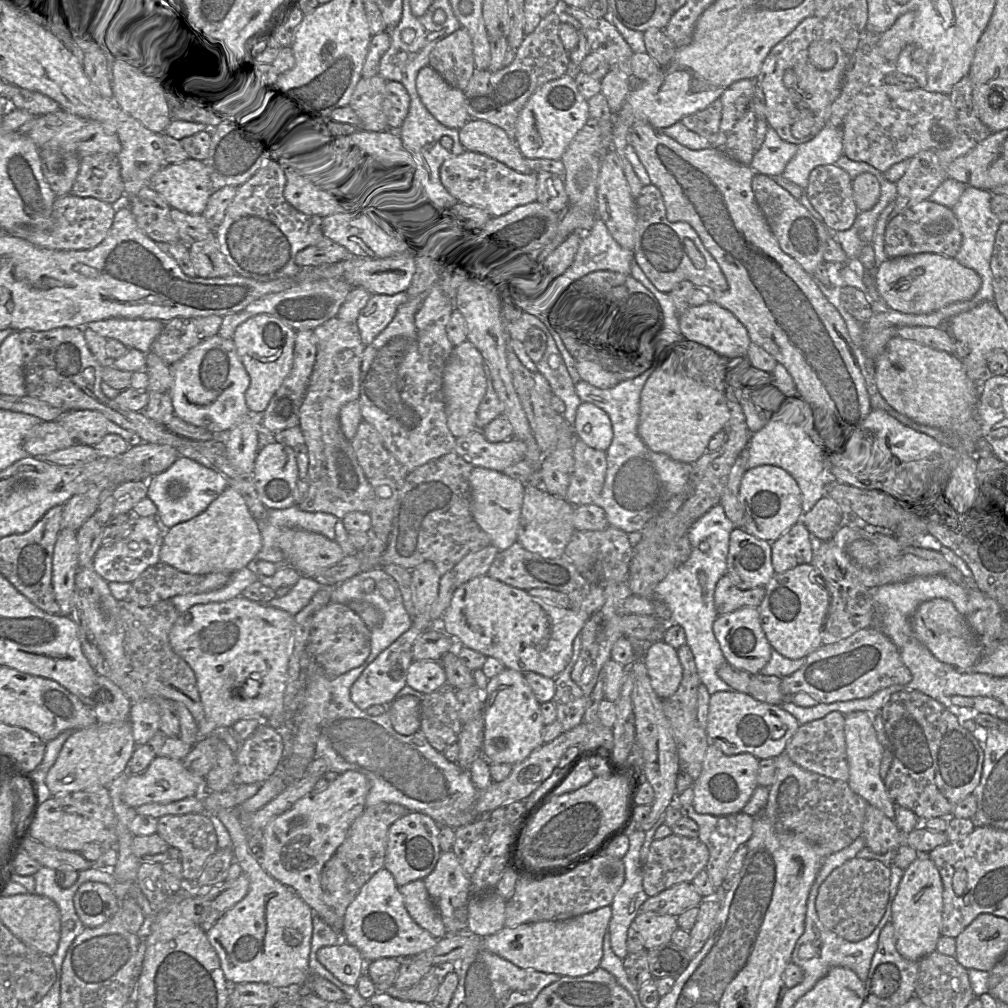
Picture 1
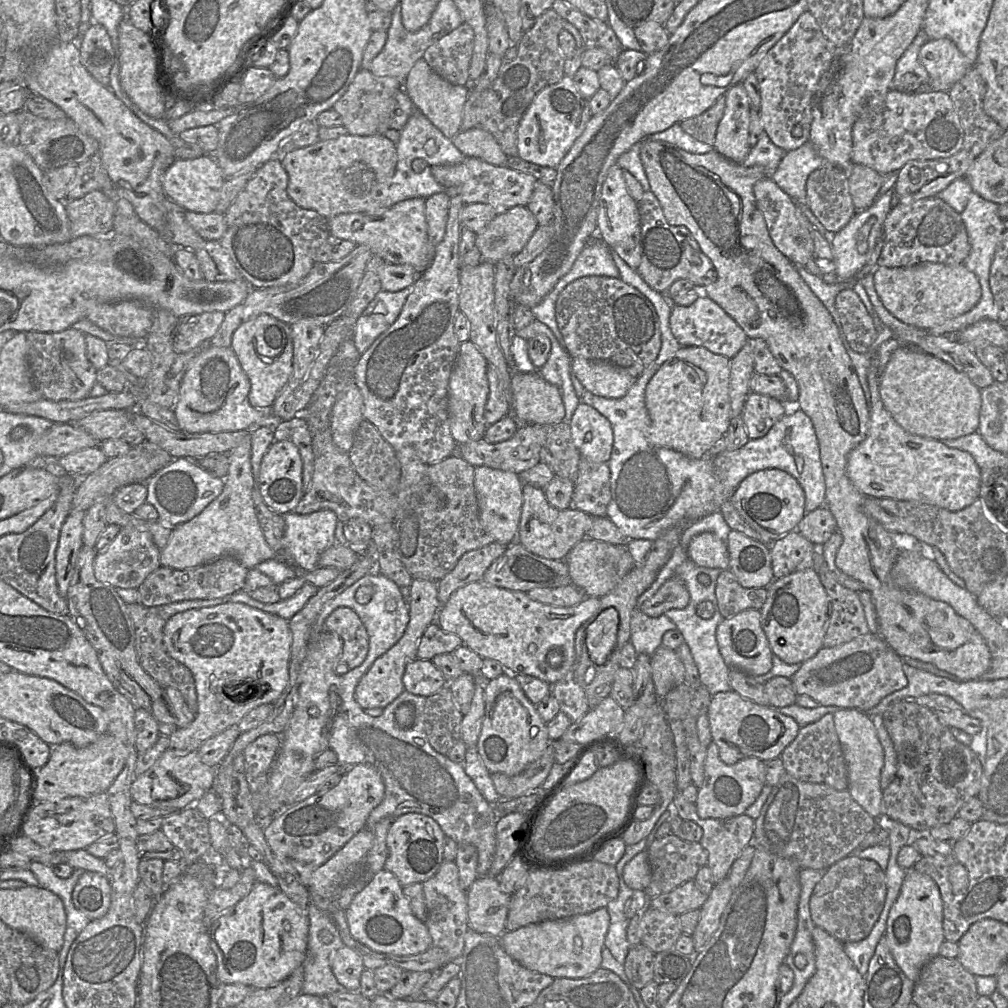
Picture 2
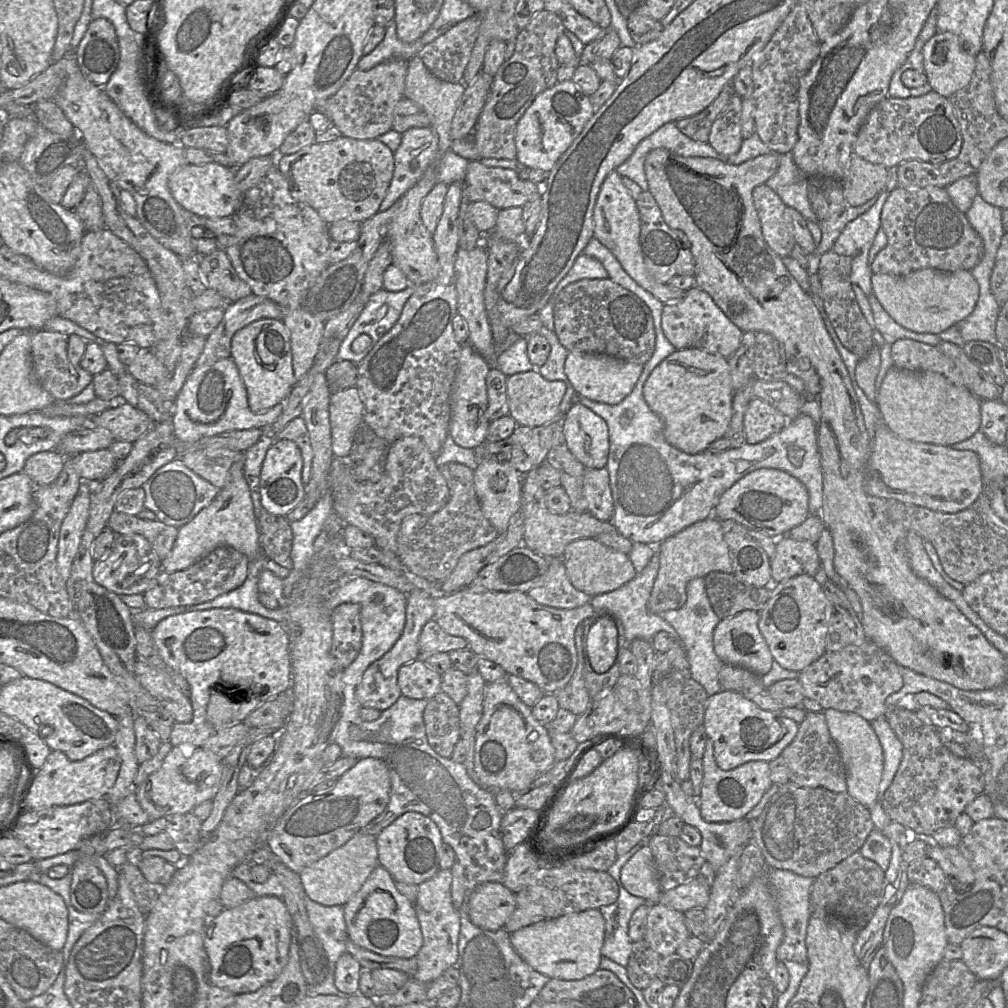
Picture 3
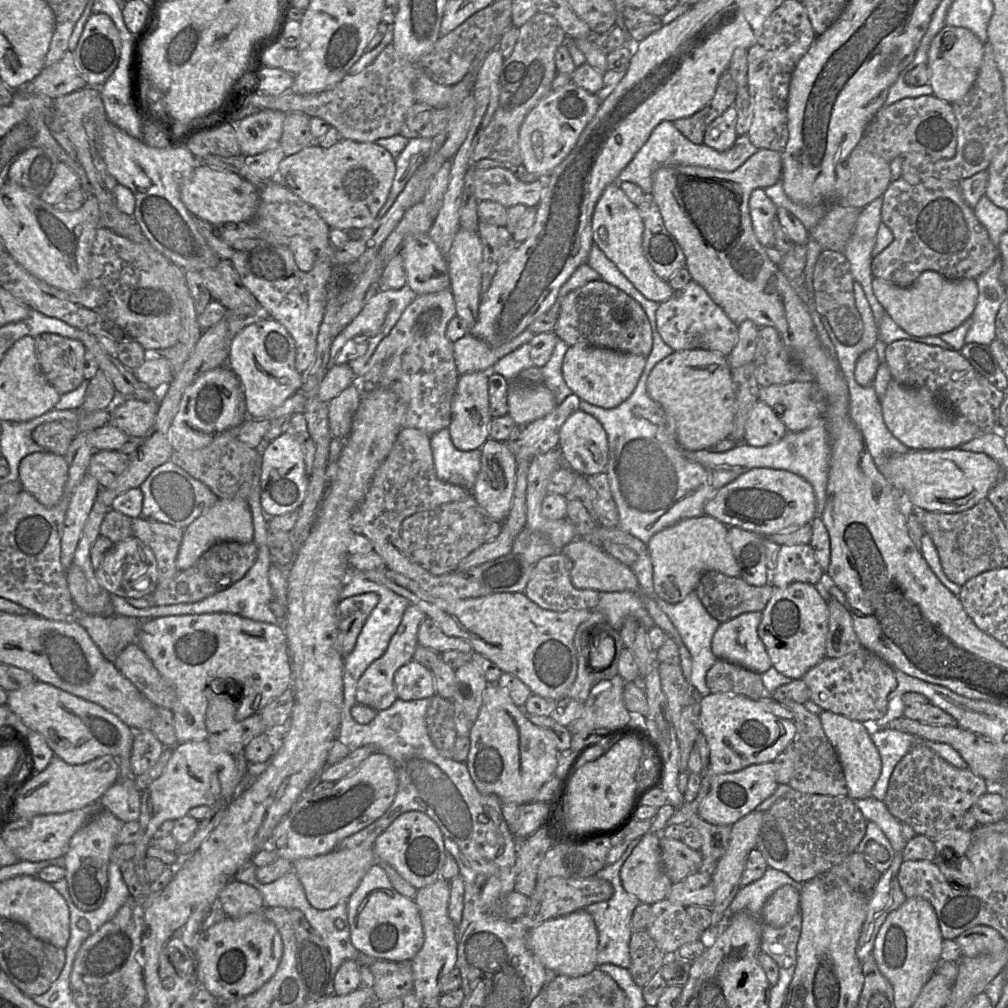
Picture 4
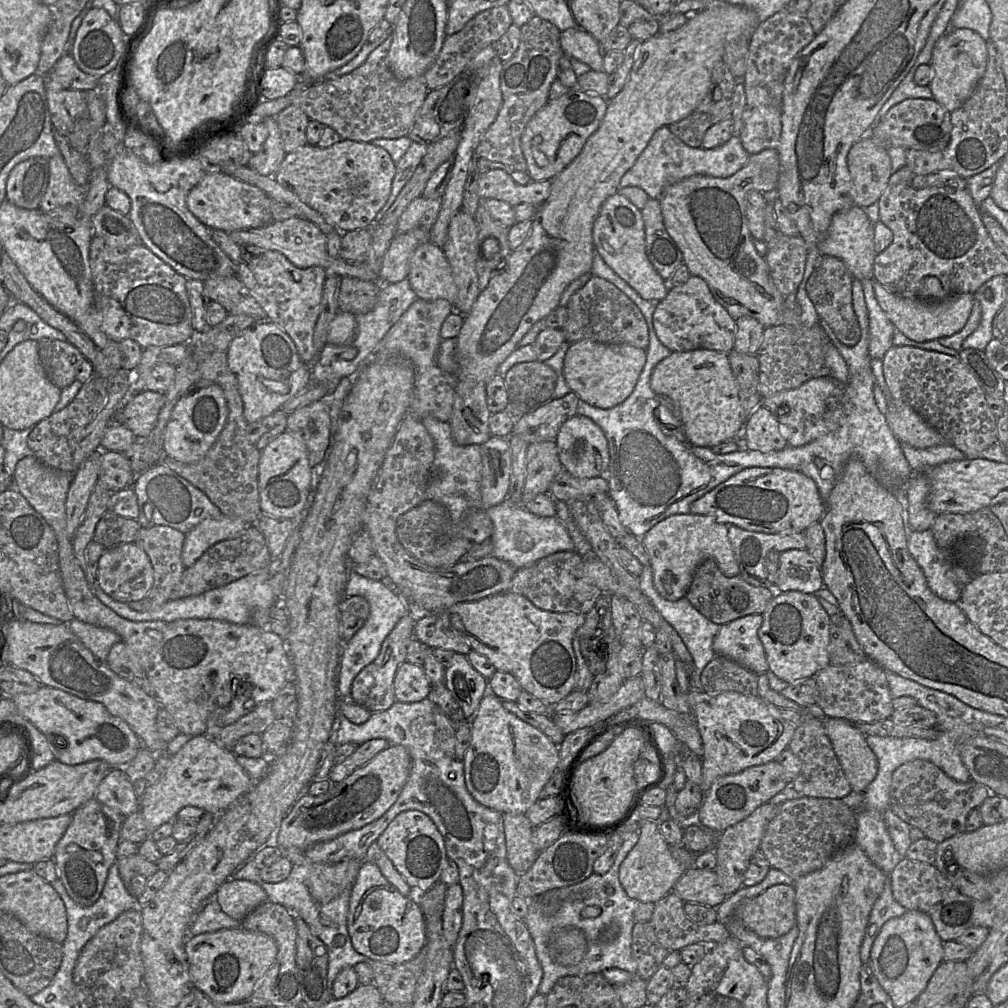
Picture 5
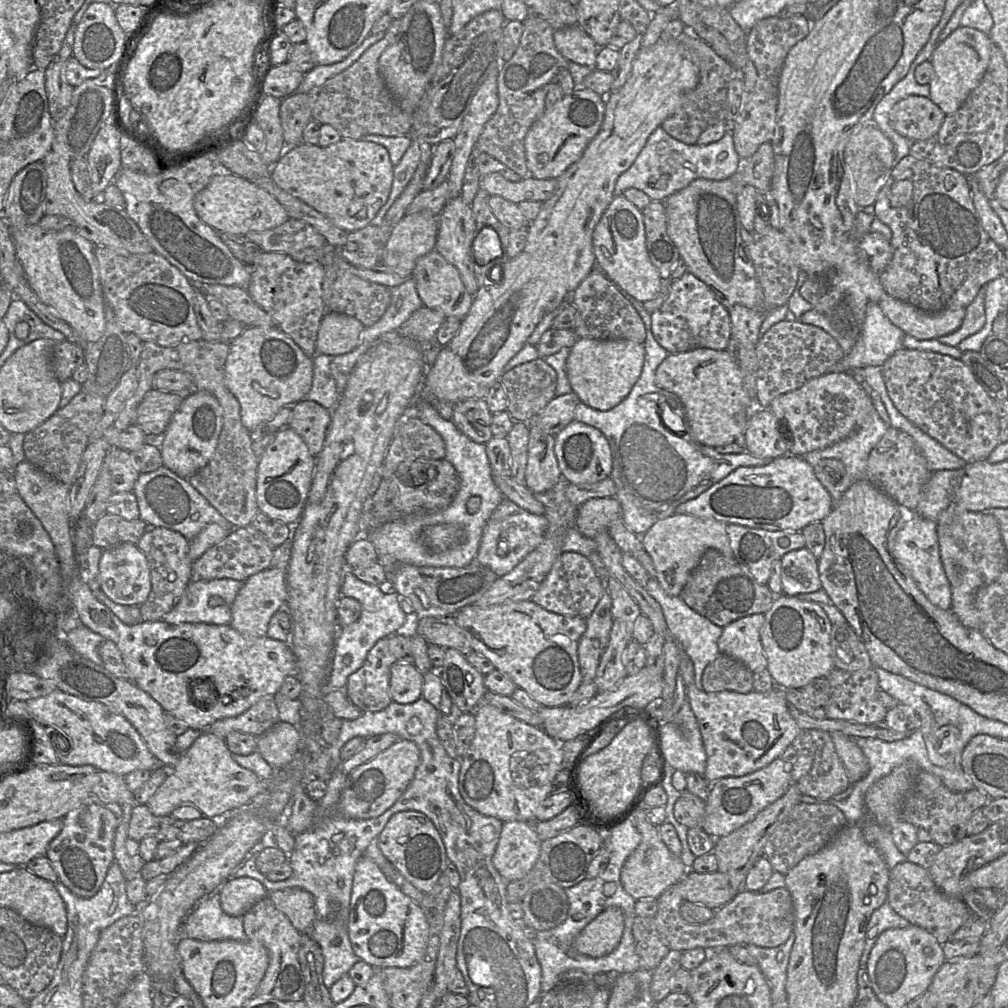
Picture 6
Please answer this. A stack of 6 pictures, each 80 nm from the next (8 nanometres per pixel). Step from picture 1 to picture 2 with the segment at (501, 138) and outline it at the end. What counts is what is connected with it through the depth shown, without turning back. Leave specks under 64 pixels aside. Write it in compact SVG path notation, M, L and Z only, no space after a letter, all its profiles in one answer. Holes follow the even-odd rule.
M479 126L460 130L452 142L466 157L478 158L495 166L506 166L508 156L493 135Z

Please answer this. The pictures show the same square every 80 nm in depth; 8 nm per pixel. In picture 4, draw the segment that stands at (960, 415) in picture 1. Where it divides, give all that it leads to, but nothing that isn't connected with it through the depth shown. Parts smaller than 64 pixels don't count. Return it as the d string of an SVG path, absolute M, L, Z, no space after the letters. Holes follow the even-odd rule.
M895 380L888 383L881 400L883 419L891 434L909 449L952 449L978 435L978 427L951 411L942 397L926 386L910 388Z

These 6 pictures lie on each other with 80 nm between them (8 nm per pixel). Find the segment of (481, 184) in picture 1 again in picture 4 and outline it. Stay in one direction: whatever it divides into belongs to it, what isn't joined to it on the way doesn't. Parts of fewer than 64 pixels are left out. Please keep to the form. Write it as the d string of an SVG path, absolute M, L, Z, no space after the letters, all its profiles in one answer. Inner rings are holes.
M476 168L474 187L478 201L495 201L507 208L523 204L536 209L544 192L545 180L525 183L504 168Z

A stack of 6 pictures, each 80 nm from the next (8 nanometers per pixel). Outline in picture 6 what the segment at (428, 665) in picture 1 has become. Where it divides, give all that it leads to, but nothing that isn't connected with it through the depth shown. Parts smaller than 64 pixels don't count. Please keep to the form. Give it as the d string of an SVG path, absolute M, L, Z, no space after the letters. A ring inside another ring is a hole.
M395 662L390 668L390 696L399 704L410 704L422 697L423 674L414 664Z

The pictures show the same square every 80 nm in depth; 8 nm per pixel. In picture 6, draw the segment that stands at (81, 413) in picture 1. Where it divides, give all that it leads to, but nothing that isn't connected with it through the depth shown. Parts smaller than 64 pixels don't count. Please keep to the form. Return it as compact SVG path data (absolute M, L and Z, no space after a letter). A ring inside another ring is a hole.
M151 389L137 407L135 425L146 435L164 433L187 395Z

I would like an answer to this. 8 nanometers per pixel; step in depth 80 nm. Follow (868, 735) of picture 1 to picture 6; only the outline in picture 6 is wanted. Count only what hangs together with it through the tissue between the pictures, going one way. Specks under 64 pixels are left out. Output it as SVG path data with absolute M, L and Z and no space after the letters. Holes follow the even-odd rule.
M841 732L830 733L837 754L843 762L850 785L864 778L869 772L869 761L855 738Z

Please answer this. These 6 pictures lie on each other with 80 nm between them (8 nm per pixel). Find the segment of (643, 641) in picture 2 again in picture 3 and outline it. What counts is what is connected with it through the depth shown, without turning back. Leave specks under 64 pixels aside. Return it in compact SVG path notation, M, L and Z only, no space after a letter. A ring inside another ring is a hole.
M656 551L647 566L633 580L614 591L599 594L591 599L590 603L595 610L595 615L610 614L616 622L621 622L628 645L637 638L652 641L653 637L660 631L676 635L675 629L664 620L661 614L653 614L647 609L647 602L658 570L659 556Z

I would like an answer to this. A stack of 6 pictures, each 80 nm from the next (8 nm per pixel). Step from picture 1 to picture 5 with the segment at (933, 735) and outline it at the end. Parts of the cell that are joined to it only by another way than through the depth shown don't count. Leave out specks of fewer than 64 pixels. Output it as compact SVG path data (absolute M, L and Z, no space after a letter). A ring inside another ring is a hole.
M916 759L895 770L890 788L890 808L911 827L920 829L927 838L942 842L965 831L969 813L978 809L990 795L978 782L958 782L928 760Z

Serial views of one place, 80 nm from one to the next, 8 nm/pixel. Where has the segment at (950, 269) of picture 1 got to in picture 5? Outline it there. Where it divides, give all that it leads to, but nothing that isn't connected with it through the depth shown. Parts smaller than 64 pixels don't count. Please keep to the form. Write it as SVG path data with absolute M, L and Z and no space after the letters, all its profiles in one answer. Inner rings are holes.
M873 282L876 299L895 328L916 342L937 340L951 336L960 331L966 324L974 301L974 295L953 295L941 301L929 302L916 298L897 295L879 282Z

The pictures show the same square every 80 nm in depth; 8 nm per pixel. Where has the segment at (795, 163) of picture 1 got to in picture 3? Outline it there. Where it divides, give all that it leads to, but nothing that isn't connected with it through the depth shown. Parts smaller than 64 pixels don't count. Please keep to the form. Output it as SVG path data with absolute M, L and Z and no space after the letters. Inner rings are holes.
M791 152L779 155L779 166L765 184L805 220L818 221L807 195L807 176L795 164Z

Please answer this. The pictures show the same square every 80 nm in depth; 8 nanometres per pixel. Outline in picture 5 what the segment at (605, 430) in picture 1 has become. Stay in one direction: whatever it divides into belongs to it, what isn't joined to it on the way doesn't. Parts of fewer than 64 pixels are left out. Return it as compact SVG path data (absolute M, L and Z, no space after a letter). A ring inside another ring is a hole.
M576 414L560 428L556 438L563 469L578 478L605 476L610 463L608 440L603 430L589 417Z

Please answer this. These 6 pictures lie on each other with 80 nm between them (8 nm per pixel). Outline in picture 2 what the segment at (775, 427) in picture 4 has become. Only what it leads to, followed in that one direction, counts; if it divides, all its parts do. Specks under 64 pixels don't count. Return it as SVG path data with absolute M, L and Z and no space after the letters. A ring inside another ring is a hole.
M750 392L742 411L749 439L765 436L785 413L783 402L766 395Z

